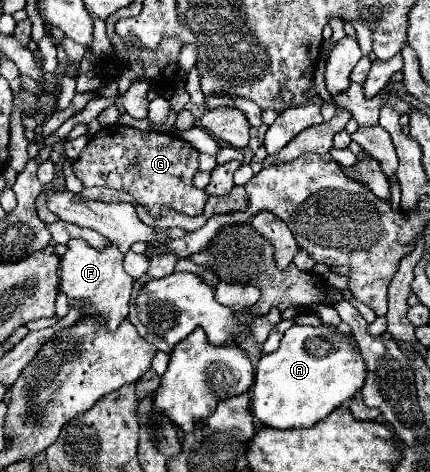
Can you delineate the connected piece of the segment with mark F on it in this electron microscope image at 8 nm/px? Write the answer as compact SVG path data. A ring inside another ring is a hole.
M71 239L67 243L67 253L61 257L61 291L67 293L71 301L87 299L89 303L95 303L93 315L105 315L109 323L107 327L115 331L127 317L133 293L133 277L123 269L123 253L117 243L107 243L107 247L99 251L83 239Z

